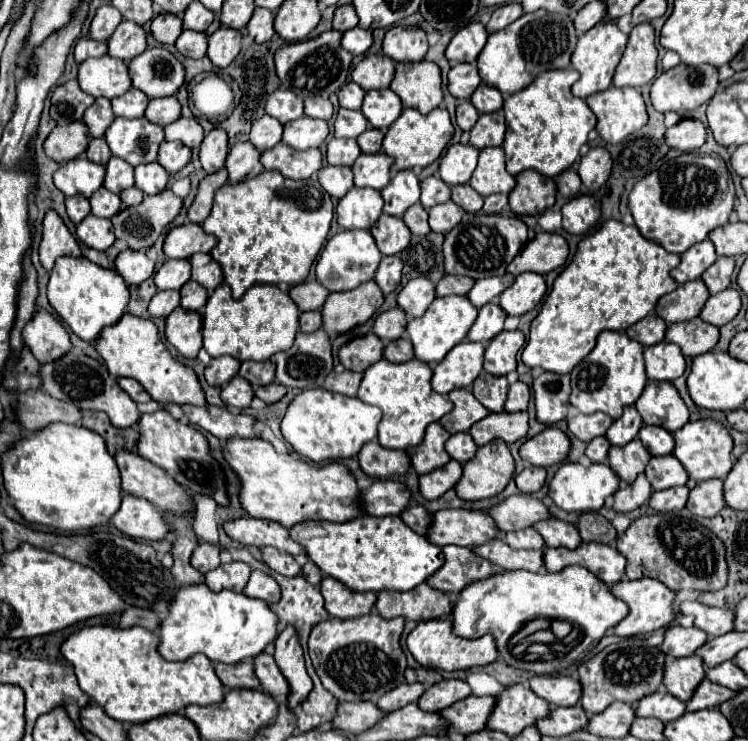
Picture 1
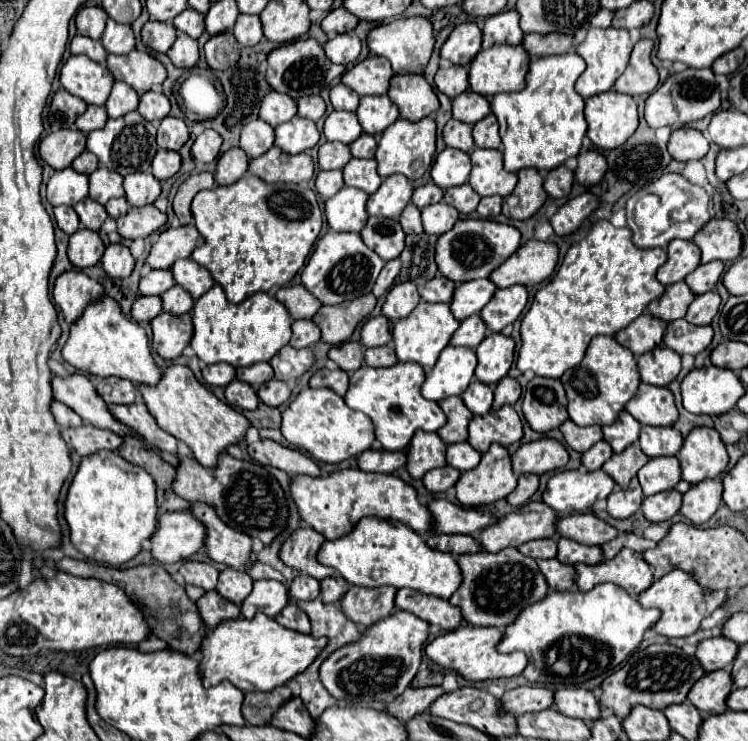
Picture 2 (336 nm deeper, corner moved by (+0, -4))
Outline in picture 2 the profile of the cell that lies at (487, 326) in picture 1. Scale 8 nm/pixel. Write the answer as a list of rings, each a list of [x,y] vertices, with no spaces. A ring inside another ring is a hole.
[[[470,315],[468,319],[460,321],[460,327],[456,329],[456,335],[452,335],[450,343],[476,349],[484,337],[486,337],[484,321],[480,319],[480,315]]]

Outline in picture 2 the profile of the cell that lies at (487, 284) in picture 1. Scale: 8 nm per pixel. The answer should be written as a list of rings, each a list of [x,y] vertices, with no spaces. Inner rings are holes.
[[[474,279],[468,283],[456,285],[456,291],[450,303],[452,315],[458,321],[462,321],[474,313],[480,313],[480,309],[492,299],[494,291],[496,291],[496,285],[490,279]]]

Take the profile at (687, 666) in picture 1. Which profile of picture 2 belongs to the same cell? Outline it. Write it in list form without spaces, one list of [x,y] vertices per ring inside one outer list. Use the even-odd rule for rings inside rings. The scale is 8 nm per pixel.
[[[720,669],[706,673],[700,683],[696,683],[688,695],[688,699],[702,713],[724,713],[726,699],[732,693],[732,675],[730,669]]]

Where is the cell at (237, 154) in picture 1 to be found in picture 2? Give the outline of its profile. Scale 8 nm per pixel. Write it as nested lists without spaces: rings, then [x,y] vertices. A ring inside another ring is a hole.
[[[232,147],[218,157],[214,179],[218,185],[236,183],[248,171],[248,157],[240,147]]]

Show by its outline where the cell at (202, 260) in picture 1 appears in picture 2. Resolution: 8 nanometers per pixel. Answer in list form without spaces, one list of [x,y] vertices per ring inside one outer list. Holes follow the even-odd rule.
[[[190,257],[178,259],[172,265],[172,275],[174,275],[176,285],[186,289],[192,295],[192,299],[198,299],[214,285],[212,275],[202,265],[196,265],[196,261],[192,261]]]

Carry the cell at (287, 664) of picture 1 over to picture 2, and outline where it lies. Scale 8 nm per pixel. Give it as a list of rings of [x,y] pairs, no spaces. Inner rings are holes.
[[[288,603],[280,615],[274,617],[280,625],[288,627],[288,629],[294,629],[294,631],[302,631],[302,633],[310,633],[310,621],[308,617],[304,615],[304,611],[300,611],[294,603]]]

